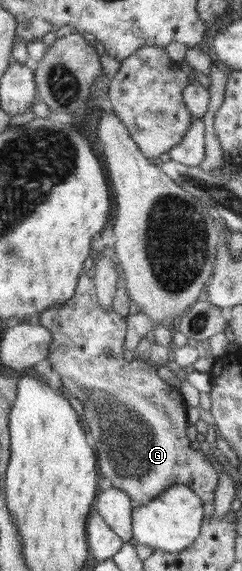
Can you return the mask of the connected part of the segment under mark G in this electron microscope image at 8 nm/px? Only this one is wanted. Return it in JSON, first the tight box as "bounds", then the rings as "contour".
{"bounds":[36,273,220,505],"contour":[[[91,273],[79,275],[75,295],[69,301],[44,310],[36,319],[53,335],[48,354],[52,373],[46,383],[59,394],[66,392],[67,400],[75,398],[75,402],[83,405],[83,410],[79,410],[83,414],[81,425],[87,426],[87,442],[95,449],[100,477],[108,478],[113,487],[125,491],[138,505],[149,502],[172,484],[184,484],[195,491],[203,504],[214,504],[220,473],[201,450],[190,447],[186,435],[187,403],[177,387],[167,385],[157,375],[157,366],[143,357],[131,362],[123,357],[126,319],[101,307]]]}

